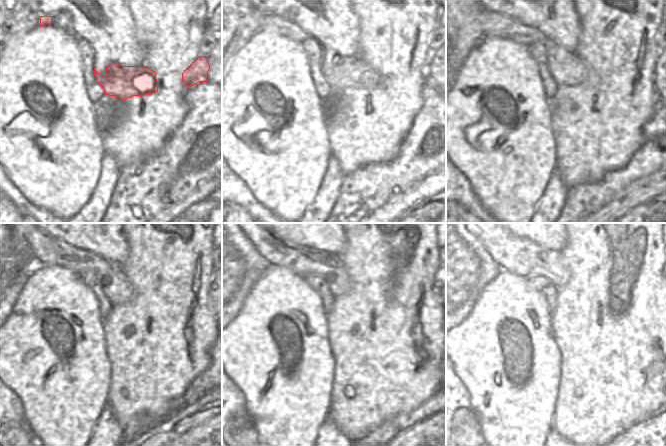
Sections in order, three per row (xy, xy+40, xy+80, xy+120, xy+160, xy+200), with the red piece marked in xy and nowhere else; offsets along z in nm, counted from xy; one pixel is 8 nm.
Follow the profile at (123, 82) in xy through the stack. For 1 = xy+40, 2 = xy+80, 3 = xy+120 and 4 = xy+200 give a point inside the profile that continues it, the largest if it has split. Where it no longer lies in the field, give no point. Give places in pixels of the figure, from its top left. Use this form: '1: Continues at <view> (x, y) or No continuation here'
1: Continues at xy+40 (341, 72)
2: Continues at xy+80 (566, 68)
3: Continues at xy+120 (47, 249)
4: Continues at xy+200 (520, 256)

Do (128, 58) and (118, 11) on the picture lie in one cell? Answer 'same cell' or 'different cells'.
same cell

